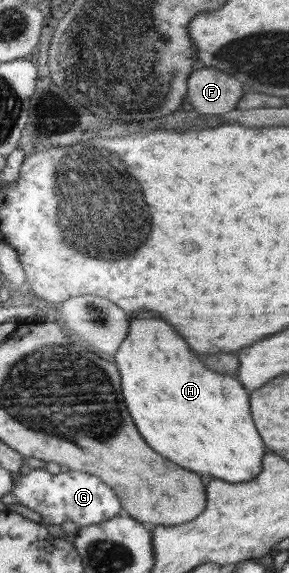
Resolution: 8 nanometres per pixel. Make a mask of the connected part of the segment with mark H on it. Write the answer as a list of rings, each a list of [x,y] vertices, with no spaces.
[[[150,311],[136,313],[130,319],[128,335],[116,351],[114,361],[122,375],[122,397],[128,411],[142,439],[156,453],[184,469],[194,469],[194,473],[198,471],[200,475],[212,475],[228,483],[247,482],[260,473],[262,455],[266,449],[254,427],[246,389],[238,379],[206,369],[168,323],[156,319]]]

